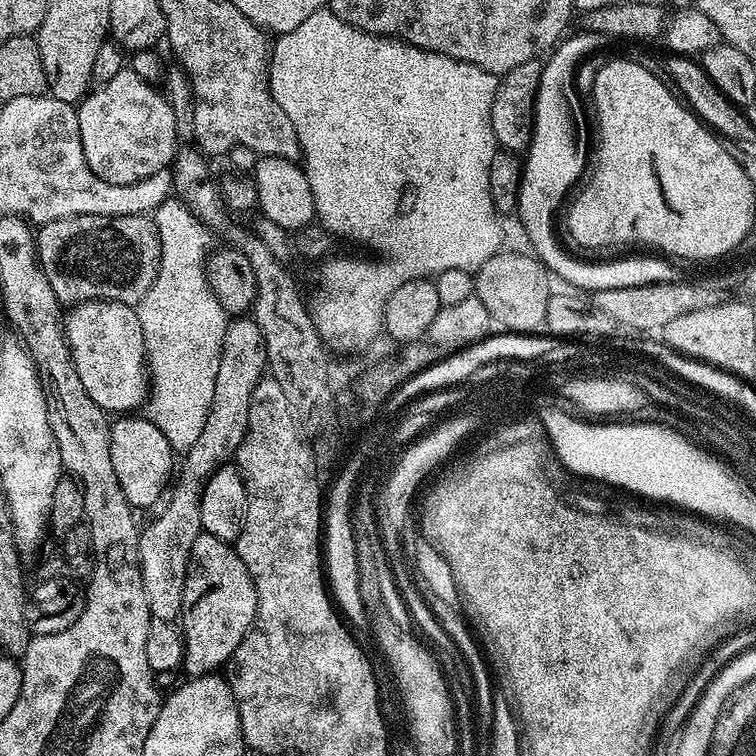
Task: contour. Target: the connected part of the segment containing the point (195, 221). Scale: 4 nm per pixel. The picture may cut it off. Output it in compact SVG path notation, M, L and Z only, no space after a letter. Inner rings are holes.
M169 198L156 208L154 223L160 239L160 265L154 286L135 305L150 373L146 416L166 434L173 450L187 450L202 434L210 398L214 398L222 342L230 323L228 313L208 285L213 229L180 200Z

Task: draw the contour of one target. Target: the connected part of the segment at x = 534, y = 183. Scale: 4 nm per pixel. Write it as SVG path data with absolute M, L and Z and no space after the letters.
M542 78L542 82L540 83L540 89L538 90L538 94L536 95L536 123L532 129L532 145L528 147L526 153L526 159L528 159L528 161L525 159L522 164L522 175L520 178L520 207L518 209L518 217L520 216L520 224L522 227L524 227L524 232L526 235L528 235L529 242L532 243L533 249L531 248L531 251L534 253L536 259L541 260L541 262L543 262L544 267L548 269L549 273L551 273L553 277L559 278L559 276L561 276L561 278L564 279L566 283L573 284L573 286L576 288L585 288L585 293L588 294L597 292L598 290L614 290L615 288L625 288L626 286L646 286L647 284L673 283L673 281L677 279L676 268L672 264L667 264L667 262L672 262L669 262L667 259L661 258L659 255L648 254L652 256L624 256L621 258L621 260L600 260L597 262L597 264L591 264L591 262L588 260L579 260L578 257L571 256L571 254L568 253L567 250L564 249L558 241L556 241L556 211L559 210L560 203L562 203L561 208L562 205L565 203L564 195L566 195L568 191L570 191L569 193L573 191L572 183L574 183L576 179L578 179L577 181L579 181L581 177L585 175L586 172L586 165L580 161L580 156L578 156L578 154L590 154L590 152L576 152L576 150L574 150L574 146L572 146L572 132L552 132L552 116L550 116L550 94L546 94L546 78Z

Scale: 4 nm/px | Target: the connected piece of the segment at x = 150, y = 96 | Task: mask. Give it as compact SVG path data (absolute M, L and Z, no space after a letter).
M126 66L110 82L99 85L80 101L77 107L78 130L81 131L82 153L90 170L110 183L136 183L169 167L177 159L176 136L178 129L174 110L168 97L155 83L143 80Z

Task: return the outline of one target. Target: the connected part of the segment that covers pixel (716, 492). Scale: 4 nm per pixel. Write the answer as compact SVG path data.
M548 416L545 420L550 442L556 456L567 466L568 471L580 478L598 480L617 489L627 490L640 496L649 496L652 500L665 500L665 505L677 504L680 510L711 518L716 522L727 522L738 516L744 504L752 504L752 496L737 485L727 473L721 471L712 460L705 460L700 449L691 440L679 436L672 428L655 428L652 424L581 424L580 421Z

